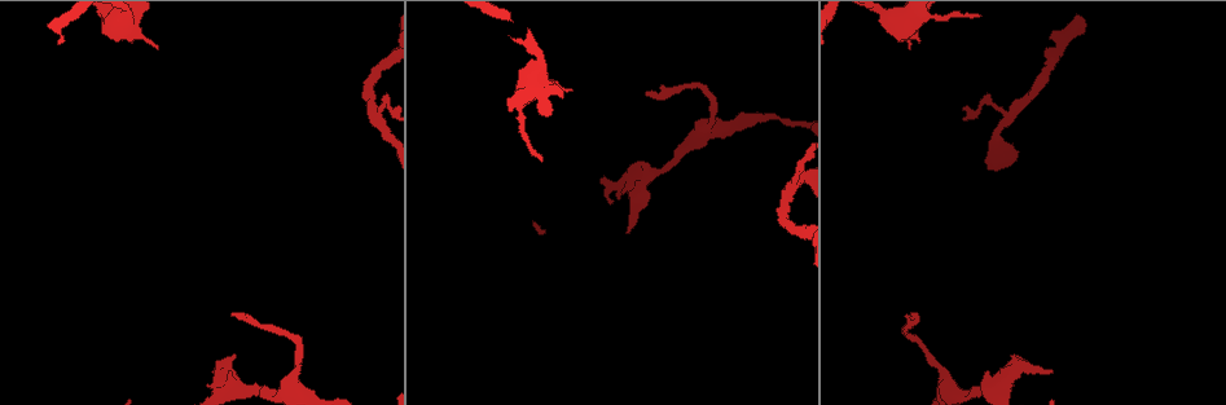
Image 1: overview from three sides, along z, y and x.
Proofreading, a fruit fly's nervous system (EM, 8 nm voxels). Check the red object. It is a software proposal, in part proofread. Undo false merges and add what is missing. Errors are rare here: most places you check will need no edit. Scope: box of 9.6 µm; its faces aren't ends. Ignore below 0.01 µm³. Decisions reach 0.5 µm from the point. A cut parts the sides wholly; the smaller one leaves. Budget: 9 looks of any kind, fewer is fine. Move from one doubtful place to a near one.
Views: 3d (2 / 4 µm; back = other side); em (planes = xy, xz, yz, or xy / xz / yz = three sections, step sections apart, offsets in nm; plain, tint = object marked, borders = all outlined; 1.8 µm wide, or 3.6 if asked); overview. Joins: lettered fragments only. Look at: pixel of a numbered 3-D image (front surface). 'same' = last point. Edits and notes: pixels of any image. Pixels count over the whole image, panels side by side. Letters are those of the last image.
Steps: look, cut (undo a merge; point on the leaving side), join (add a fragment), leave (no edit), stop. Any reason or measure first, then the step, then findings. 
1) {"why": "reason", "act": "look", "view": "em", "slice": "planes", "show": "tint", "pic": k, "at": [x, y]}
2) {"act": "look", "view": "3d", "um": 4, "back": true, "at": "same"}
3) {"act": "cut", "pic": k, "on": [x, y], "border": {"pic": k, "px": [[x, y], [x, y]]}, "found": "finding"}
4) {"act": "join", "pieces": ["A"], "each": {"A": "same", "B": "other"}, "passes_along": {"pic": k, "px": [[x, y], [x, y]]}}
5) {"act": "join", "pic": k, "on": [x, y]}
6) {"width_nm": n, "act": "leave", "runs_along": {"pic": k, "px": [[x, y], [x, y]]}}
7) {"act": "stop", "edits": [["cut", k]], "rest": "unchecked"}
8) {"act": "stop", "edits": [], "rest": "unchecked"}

{"why": "thick turns thin", "act": "look", "view": "3d", "um": 4, "back": true, "pic": 1, "at": [548, 82]}

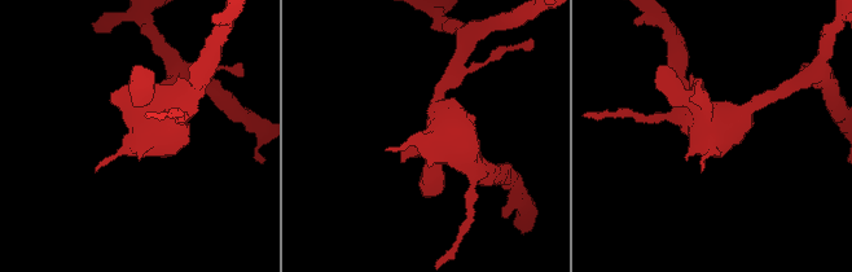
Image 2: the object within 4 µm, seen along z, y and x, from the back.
{"act": "look", "view": "em", "um": 3.6, "slice": "yz", "step": 8, "show": "tint", "pic": 2, "at": [708, 147]}

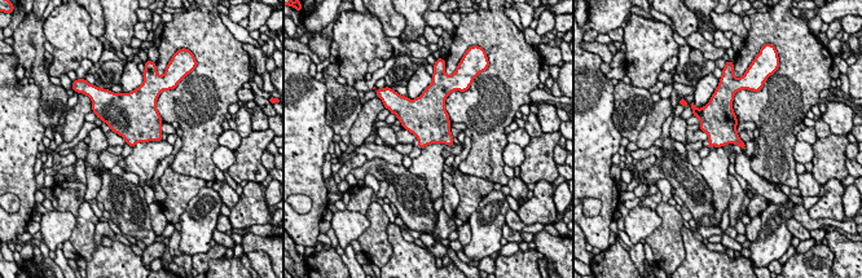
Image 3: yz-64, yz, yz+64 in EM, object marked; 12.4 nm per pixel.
{"act": "look", "view": "em", "um": 3.6, "slice": "yz", "step": 8, "show": "borders", "at": "same"}

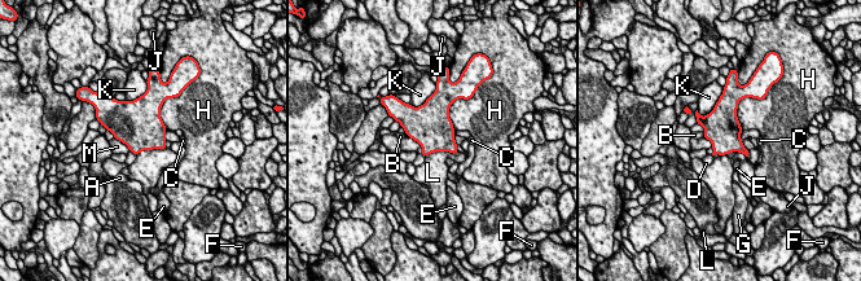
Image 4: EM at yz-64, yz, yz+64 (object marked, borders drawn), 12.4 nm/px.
{"act": "leave", "each": {"A": "other", "B": "other", "C": "other", "D": "other", "E": "other", "F": "other", "G": "other", "H": "other", "J": "other", "K": "other", "L": "other", "M": "other"}, "found": "continuous, no second neuron"}

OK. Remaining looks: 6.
{"why": "an open end", "act": "look", "view": "3d", "um": 4, "back": true, "pic": 1, "at": [625, 233]}

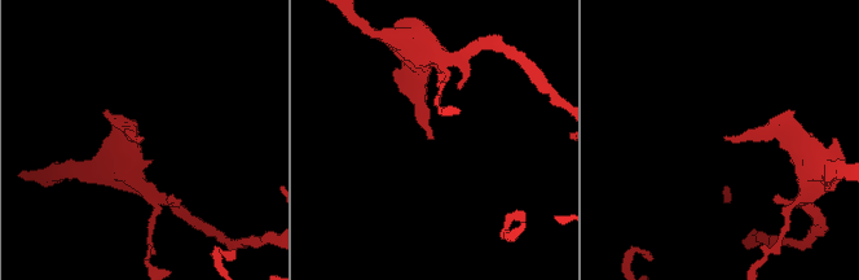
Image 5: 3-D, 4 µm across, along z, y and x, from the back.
{"act": "look", "view": "em", "slice": "xz", "step": 16, "show": "borders", "pic": 5, "at": [723, 136]}

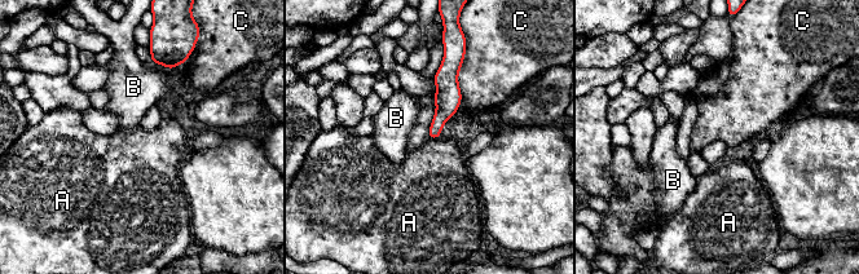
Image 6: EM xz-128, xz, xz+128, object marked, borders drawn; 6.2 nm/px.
{"act": "look", "view": "em", "slice": "planes", "show": "borders", "at": "same"}

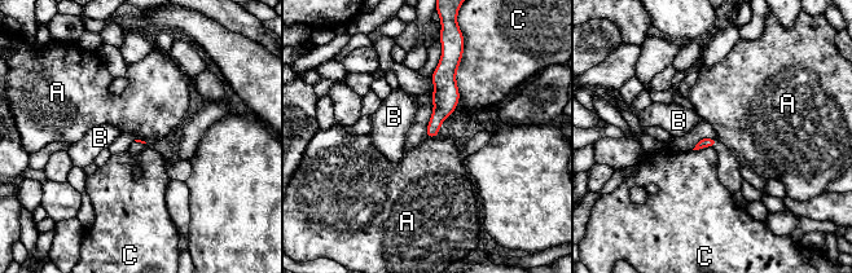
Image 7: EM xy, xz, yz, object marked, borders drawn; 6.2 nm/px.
{"longest_contact_nm": ["C", 340], "act": "leave", "each": {"A": "other", "B": "other", "C": "other"}, "border": {"pic": 7, "px": [[438, 135], [426, 139]]}, "found": "no lettered fragment goes on from it"}

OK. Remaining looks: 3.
{"why": "three arms meet", "act": "look", "view": "3d", "um": 4, "pic": 1, "at": [702, 130]}

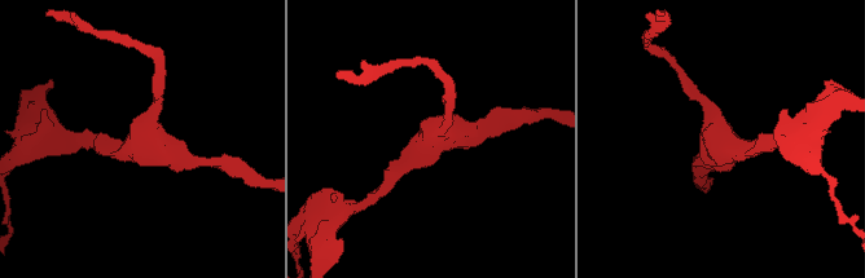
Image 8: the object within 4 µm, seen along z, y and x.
{"arms": 3, "why": "need the tissue", "act": "look", "view": "em", "slice": "xy", "step": 8, "show": "borders", "pic": 8, "at": [433, 136]}

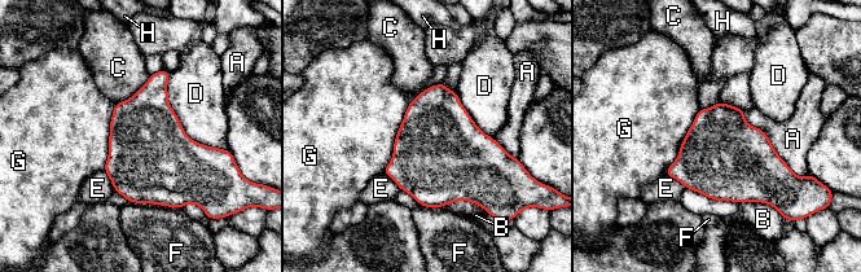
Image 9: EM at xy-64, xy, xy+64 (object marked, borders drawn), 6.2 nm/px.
{"act": "look", "view": "em", "slice": "planes", "show": "borders", "at": "same"}

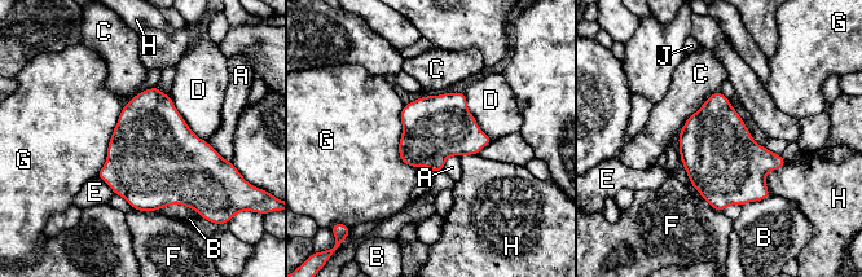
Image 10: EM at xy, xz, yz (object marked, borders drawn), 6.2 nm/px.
{"width_nm": 400, "longest_contact_nm": ["G", 480], "act": "leave", "each": {"A": "other", "B": "other", "C": "other", "D": "other", "E": "other", "F": "other", "G": "other", "H": "other", "J": "other"}, "found": "continuous, no second neuron"}

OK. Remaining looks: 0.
{"act": "stop", "edits": [], "rest": "unchecked"}

